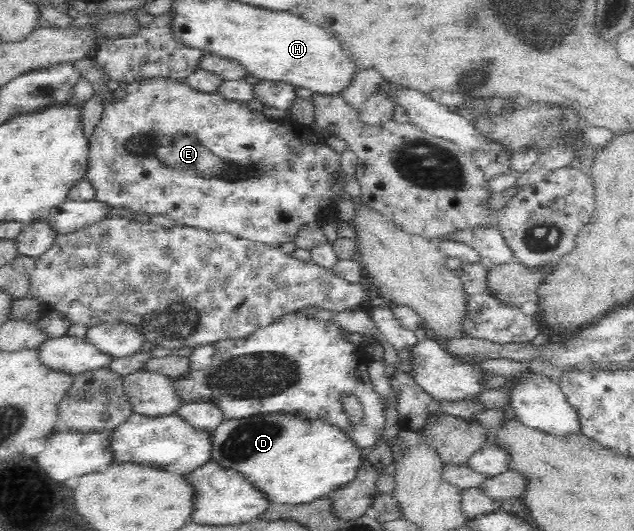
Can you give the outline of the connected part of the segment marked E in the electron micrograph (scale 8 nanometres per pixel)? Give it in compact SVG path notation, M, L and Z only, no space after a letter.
M155 76L149 78L140 78L139 80L134 80L134 82L128 86L127 88L127 96L120 100L112 99L110 102L107 102L105 105L105 110L103 111L101 120L99 124L96 124L95 130L92 132L91 136L88 138L89 141L89 158L86 172L86 179L93 185L93 188L96 190L96 199L101 202L105 202L111 207L114 208L129 208L129 210L133 210L133 212L141 212L145 214L167 214L175 220L177 226L181 227L193 227L197 229L207 230L211 233L228 233L232 236L239 237L240 239L245 239L248 241L253 241L256 243L263 243L271 245L272 247L279 247L281 244L285 244L285 242L293 242L294 238L298 236L299 232L307 225L311 223L319 224L321 221L327 220L327 218L333 218L334 222L339 219L337 216L337 198L343 194L343 192L347 191L343 188L343 184L339 182L339 178L333 178L333 176L337 176L337 172L339 172L340 166L340 154L335 149L331 148L324 138L317 137L315 135L313 128L310 125L303 125L299 122L296 122L291 117L287 118L286 115L283 116L282 119L273 120L269 118L262 111L253 111L249 110L249 106L245 102L239 102L238 100L229 100L225 99L225 97L219 95L218 93L203 93L198 92L197 90L191 88L189 84L187 84L185 79L175 79L175 78L167 78L166 76Z

